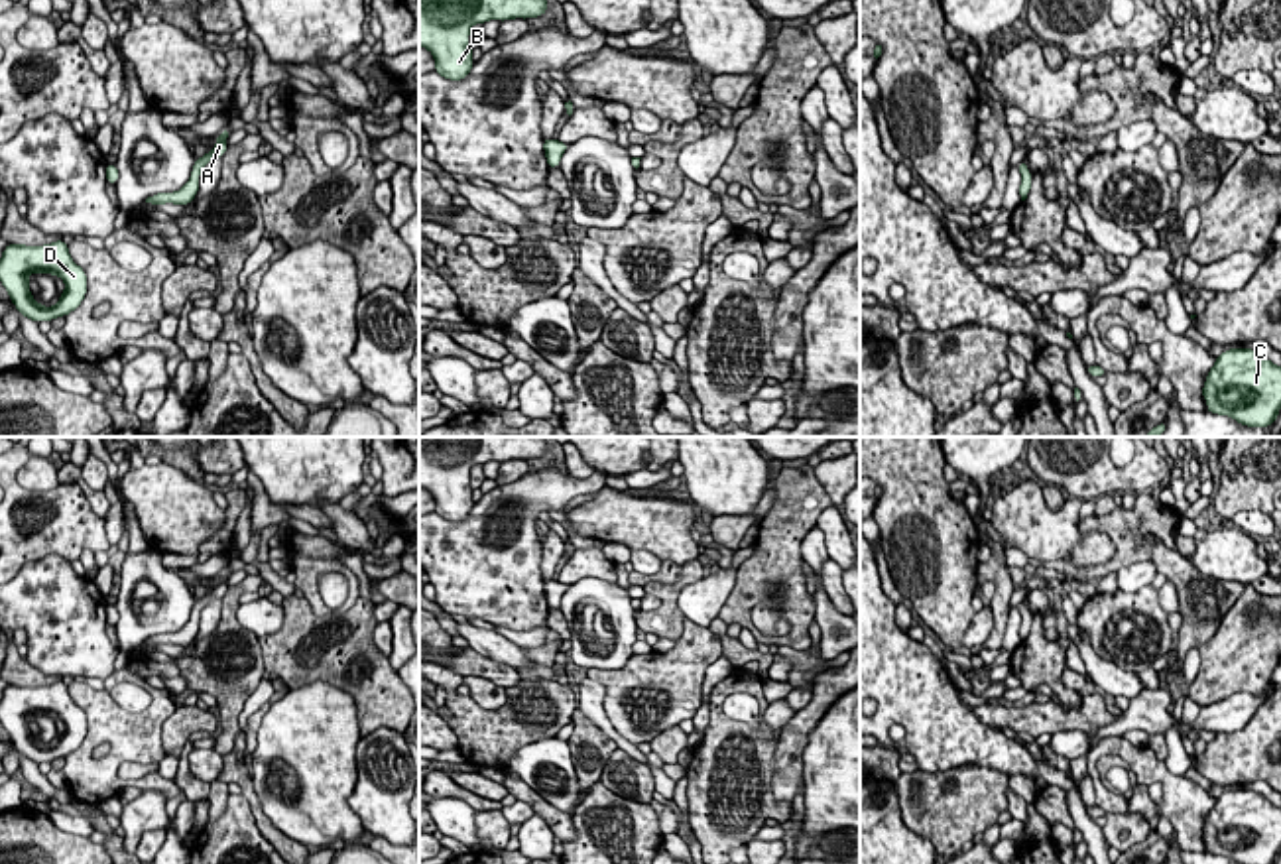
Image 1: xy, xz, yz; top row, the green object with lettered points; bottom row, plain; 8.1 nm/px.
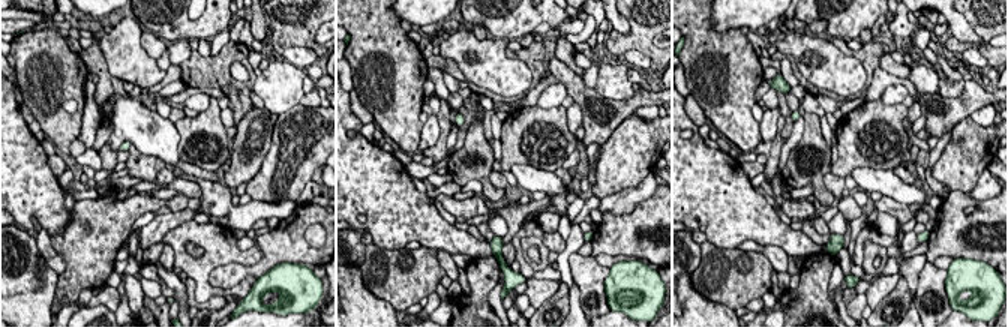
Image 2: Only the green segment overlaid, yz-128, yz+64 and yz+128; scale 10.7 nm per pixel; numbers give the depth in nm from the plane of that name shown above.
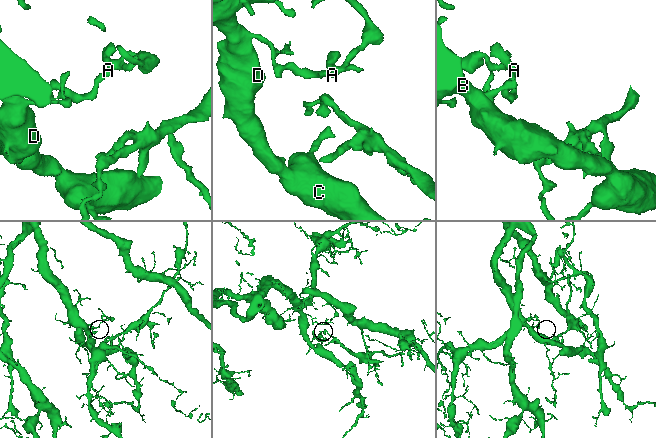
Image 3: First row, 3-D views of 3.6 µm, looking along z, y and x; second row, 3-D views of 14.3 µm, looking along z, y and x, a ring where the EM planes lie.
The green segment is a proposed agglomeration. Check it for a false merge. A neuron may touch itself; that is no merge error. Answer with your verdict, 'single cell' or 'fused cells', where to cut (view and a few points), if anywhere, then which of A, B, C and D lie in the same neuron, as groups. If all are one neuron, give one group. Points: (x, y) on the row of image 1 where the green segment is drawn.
single cell | no cut | A B C D

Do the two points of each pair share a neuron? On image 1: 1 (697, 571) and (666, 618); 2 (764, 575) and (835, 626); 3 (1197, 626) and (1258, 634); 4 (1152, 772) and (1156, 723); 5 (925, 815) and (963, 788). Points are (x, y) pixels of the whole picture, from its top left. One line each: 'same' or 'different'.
1: same
2: different
3: different
4: different
5: same

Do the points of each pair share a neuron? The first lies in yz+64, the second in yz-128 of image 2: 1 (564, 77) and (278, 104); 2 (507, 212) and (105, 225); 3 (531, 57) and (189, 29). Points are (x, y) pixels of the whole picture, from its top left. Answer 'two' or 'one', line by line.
1: two
2: one
3: two

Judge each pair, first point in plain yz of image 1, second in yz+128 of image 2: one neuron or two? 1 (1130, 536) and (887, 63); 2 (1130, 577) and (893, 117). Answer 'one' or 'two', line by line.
1: two
2: two

